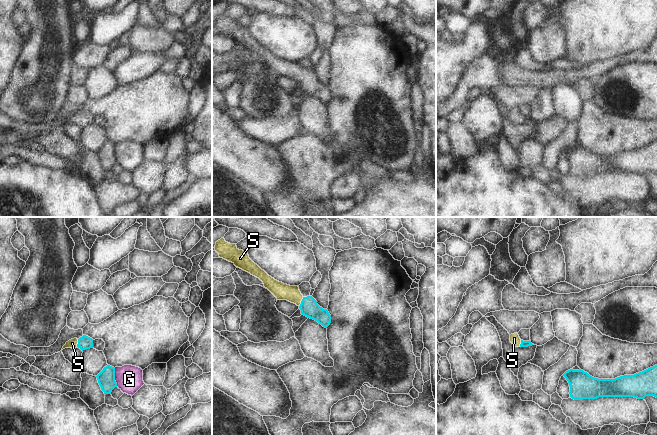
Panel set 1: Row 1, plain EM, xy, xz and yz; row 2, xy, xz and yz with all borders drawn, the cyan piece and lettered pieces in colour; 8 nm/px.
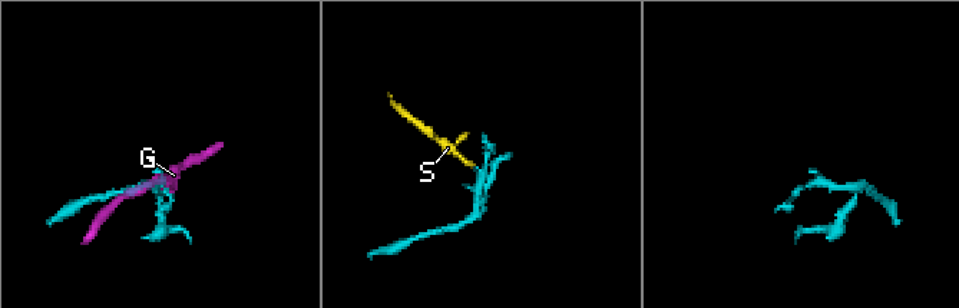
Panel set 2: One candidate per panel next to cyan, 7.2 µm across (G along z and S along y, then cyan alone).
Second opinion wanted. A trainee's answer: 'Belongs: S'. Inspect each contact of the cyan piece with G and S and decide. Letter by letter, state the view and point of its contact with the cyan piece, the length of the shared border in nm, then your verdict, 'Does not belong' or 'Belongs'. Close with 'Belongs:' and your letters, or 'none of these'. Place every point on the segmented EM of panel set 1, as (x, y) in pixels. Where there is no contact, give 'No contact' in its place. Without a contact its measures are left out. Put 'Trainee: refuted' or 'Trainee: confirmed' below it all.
G: Touches cyan at xy (114, 377). Shared border 150 nm. Does not belong
S: Touches cyan at xz (301, 302). Shared border 90 nm. Belongs
Belongs: S.
Trainee: confirmed

